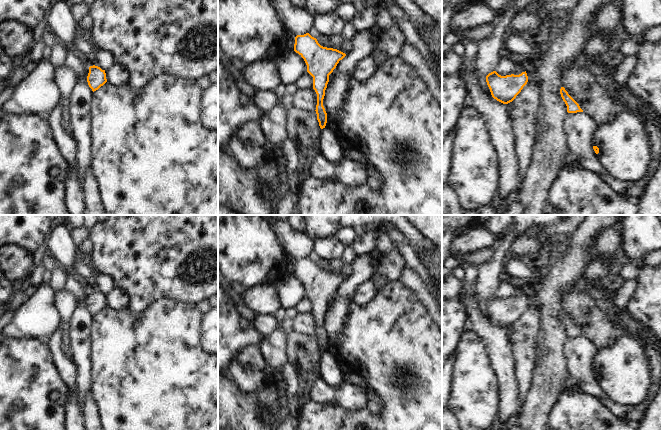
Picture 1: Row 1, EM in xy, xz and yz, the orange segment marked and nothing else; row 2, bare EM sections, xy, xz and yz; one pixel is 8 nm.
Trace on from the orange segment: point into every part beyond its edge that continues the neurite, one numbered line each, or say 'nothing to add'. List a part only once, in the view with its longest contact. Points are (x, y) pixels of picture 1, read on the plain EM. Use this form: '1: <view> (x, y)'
nothing to add

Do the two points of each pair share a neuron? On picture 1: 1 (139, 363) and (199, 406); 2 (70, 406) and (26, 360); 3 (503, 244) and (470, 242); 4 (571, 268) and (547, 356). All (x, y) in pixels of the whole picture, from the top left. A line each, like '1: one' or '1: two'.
1: one
2: two
3: two
4: one

